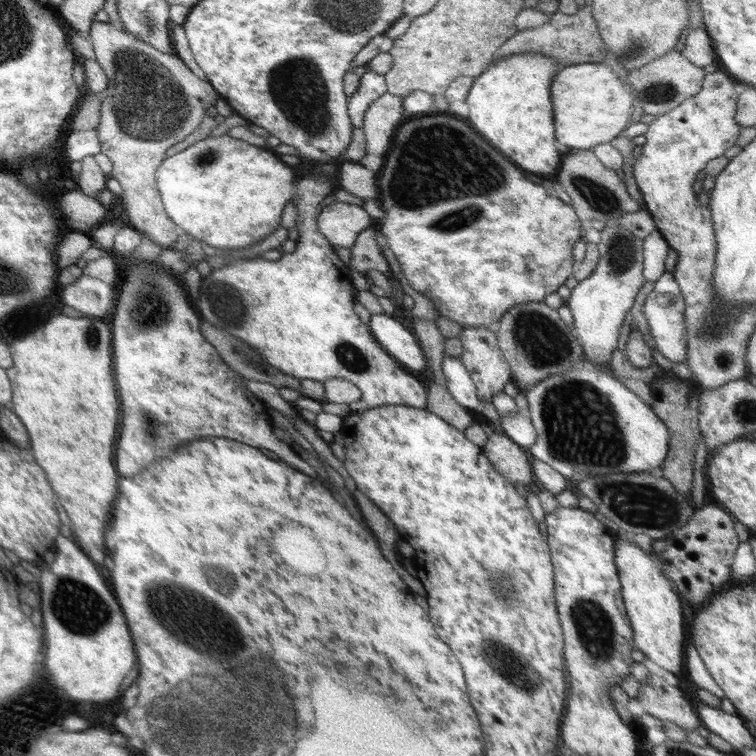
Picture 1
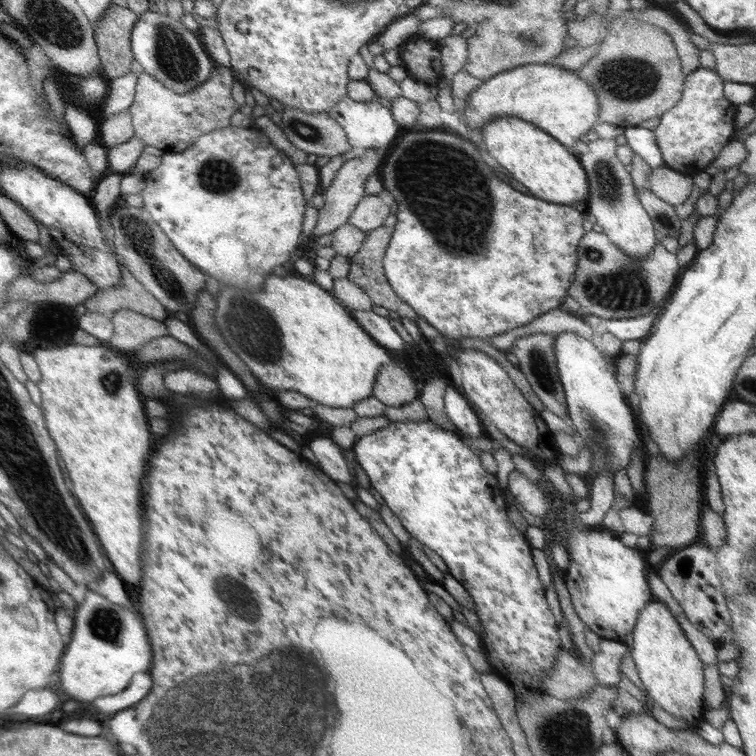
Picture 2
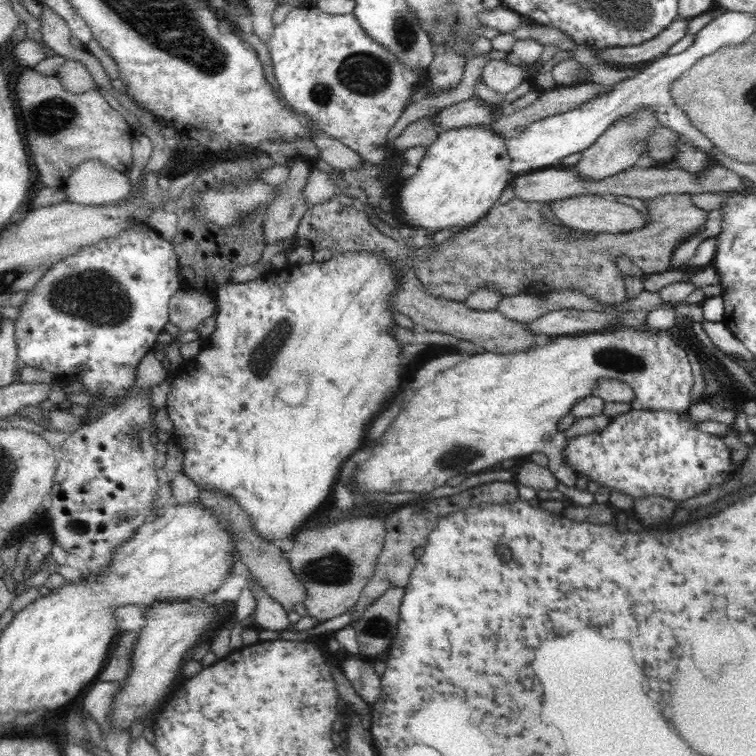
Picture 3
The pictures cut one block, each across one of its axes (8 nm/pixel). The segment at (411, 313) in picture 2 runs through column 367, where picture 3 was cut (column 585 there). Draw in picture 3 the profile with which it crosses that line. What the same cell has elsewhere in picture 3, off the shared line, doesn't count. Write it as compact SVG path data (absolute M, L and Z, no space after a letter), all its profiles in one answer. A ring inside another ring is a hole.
M690 193L665 194L657 196L655 201L648 205L648 218L650 219L642 229L630 231L624 234L612 233L589 233L579 232L560 225L550 225L548 219L544 217L545 203L526 202L518 196L510 202L496 201L491 206L489 213L477 222L472 230L464 230L462 234L457 234L453 243L443 242L436 249L426 244L418 246L414 240L408 236L403 236L401 231L393 229L385 222L382 222L371 206L364 207L370 212L372 225L386 238L392 239L402 246L404 256L408 257L408 269L412 270L415 278L424 287L424 290L434 298L443 298L452 302L465 302L469 294L478 288L487 288L497 292L499 296L532 295L539 296L569 290L579 292L582 296L601 302L601 304L612 304L612 302L626 301L626 287L624 283L625 274L620 270L618 258L629 260L634 266L641 268L646 276L663 272L669 265L669 260L675 248L682 240L690 234L700 232L708 218L708 211L699 208L692 201Z

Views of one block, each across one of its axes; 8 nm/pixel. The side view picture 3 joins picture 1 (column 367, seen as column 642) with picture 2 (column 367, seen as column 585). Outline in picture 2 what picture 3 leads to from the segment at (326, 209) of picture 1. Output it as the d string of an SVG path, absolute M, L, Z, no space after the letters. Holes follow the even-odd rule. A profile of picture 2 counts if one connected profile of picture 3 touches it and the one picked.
M365 194L347 218L347 223L366 233L381 227L387 214L389 205L383 203L377 195Z

